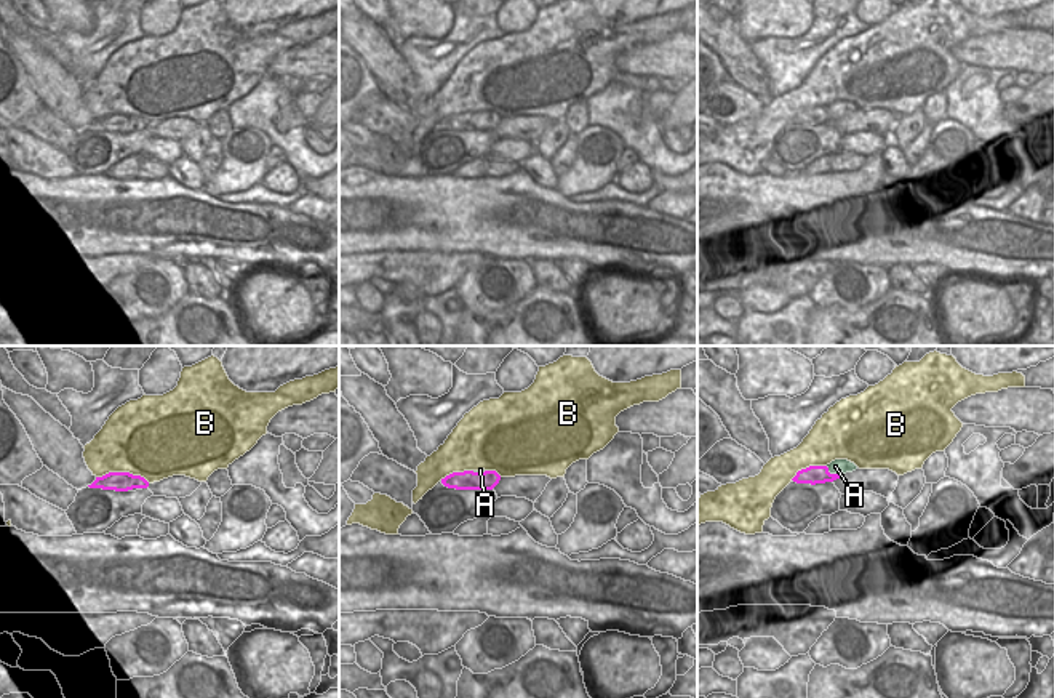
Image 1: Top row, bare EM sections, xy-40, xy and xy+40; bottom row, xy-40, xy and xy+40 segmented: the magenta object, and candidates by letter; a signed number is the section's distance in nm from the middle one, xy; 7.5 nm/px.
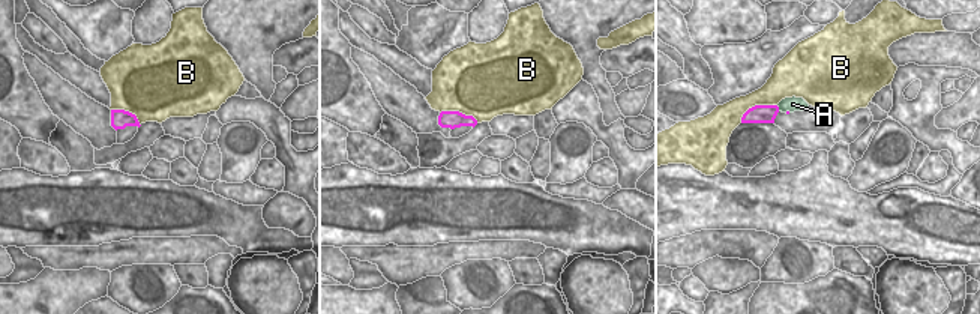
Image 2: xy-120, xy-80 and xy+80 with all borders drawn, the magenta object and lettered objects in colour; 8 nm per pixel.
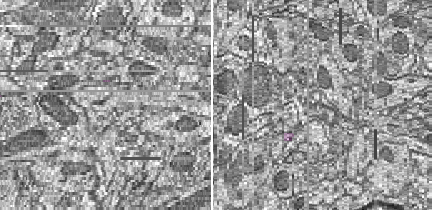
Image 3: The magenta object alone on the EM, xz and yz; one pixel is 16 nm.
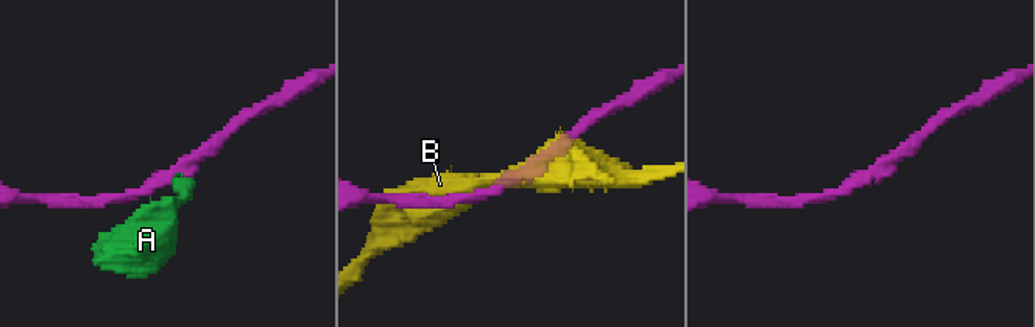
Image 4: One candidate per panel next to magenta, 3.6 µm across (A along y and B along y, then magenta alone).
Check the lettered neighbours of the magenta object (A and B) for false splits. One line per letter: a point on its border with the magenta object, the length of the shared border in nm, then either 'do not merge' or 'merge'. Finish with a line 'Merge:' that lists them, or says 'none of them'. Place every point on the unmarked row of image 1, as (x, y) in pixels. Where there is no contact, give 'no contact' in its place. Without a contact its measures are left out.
A: contact xy+40 (834, 116); length 150 nm; do not merge
B: contact xy-40 (123, 114); length 420 nm; do not merge
Merge: none of them

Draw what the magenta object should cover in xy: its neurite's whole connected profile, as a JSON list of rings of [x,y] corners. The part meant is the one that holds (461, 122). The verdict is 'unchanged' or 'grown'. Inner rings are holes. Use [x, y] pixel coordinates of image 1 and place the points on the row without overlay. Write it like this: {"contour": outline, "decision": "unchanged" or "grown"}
{"contour": [[[496,112],[485,114],[453,114],[441,120],[441,125],[448,130],[456,131],[493,131],[501,122],[501,117]]], "decision": "unchanged"}

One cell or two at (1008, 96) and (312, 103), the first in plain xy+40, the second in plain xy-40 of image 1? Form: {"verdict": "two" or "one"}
{"verdict": "one"}

